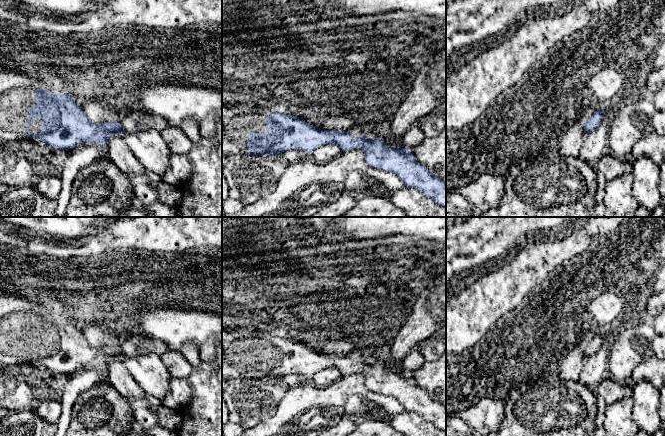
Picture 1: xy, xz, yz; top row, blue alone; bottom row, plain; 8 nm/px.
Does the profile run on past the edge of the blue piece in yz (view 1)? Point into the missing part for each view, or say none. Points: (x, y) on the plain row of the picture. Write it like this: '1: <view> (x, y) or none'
1: none

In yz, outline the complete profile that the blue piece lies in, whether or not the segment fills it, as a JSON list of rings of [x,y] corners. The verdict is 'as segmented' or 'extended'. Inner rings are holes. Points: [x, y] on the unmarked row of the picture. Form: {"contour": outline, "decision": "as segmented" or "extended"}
{"contour": [[[603,333],[598,334],[593,337],[593,339],[589,342],[589,344],[584,347],[584,357],[585,359],[588,359],[591,356],[596,355],[603,344]]], "decision": "as segmented"}

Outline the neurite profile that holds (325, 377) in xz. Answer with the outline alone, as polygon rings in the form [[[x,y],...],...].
[[[326,368],[316,373],[312,377],[311,383],[315,387],[325,387],[335,382],[340,376],[341,376],[341,373],[339,370],[335,368]]]

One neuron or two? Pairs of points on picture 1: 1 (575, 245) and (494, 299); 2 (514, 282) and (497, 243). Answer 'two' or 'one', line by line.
1: one
2: two

